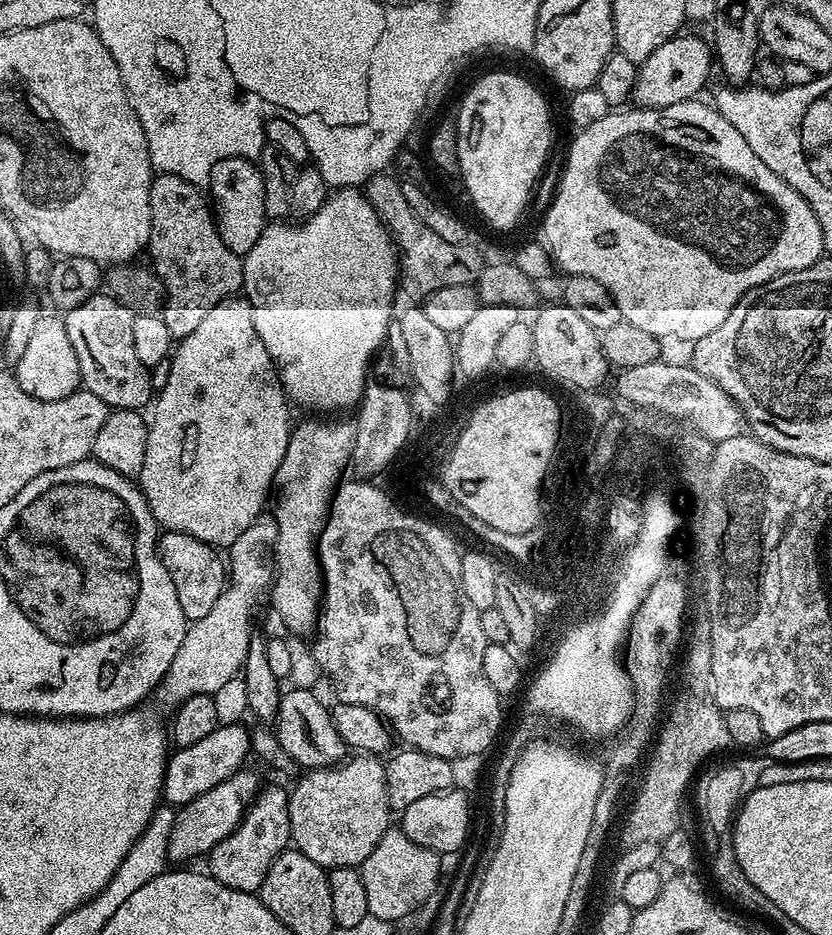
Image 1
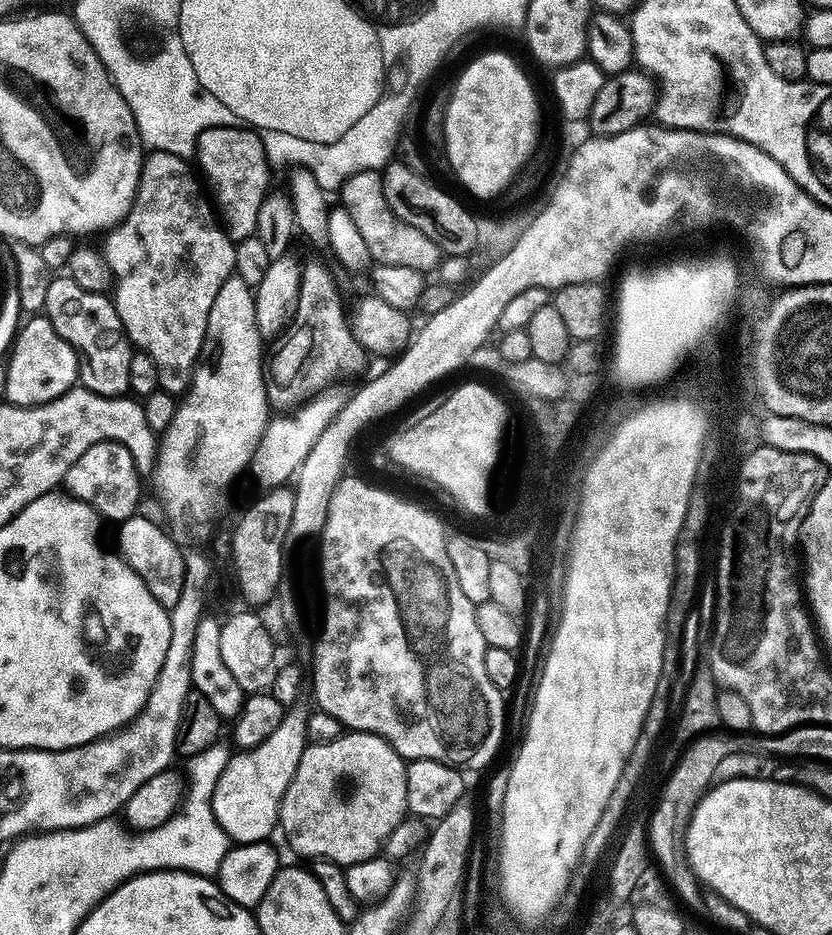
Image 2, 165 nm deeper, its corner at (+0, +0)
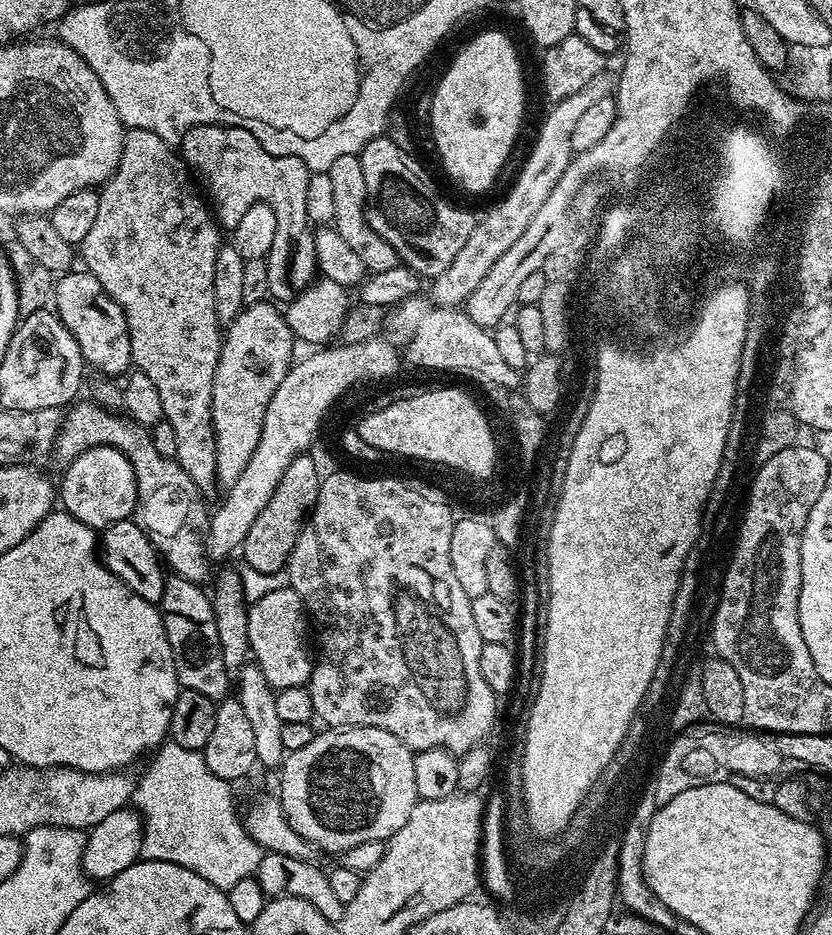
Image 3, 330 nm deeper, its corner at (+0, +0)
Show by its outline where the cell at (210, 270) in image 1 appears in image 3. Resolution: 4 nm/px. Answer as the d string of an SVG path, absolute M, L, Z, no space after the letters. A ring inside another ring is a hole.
M127 129L122 142L122 158L112 177L99 189L98 218L94 218L94 226L90 226L86 238L78 246L78 256L79 259L80 256L84 259L83 267L91 272L94 278L98 278L98 282L102 282L102 290L106 290L106 294L110 294L110 298L118 302L126 318L135 371L146 374L146 378L154 382L154 387L158 389L158 395L162 398L164 419L170 422L174 435L178 438L178 450L174 457L176 463L182 466L182 470L186 470L186 474L190 474L197 488L207 490L216 480L216 443L212 433L212 391L214 390L214 370L218 366L220 357L222 322L218 318L214 302L214 262L218 262L218 254L222 247L222 241L220 241L222 232L205 197L198 191L194 180L194 185L192 185L191 179L193 180L193 177L190 175L188 165L184 162L183 155L173 145L162 142L162 138L158 138L158 134L150 134L150 130Z

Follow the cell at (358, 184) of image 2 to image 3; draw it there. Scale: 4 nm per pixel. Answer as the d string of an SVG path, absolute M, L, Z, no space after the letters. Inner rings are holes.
M342 154L342 158L337 158L334 166L330 166L327 173L330 176L331 185L334 186L333 221L336 233L350 245L350 250L354 250L354 254L358 254L358 258L364 263L369 273L390 270L396 266L398 257L394 246L374 231L368 221L366 209L369 202L366 194L366 178L362 175L362 162L359 155Z

